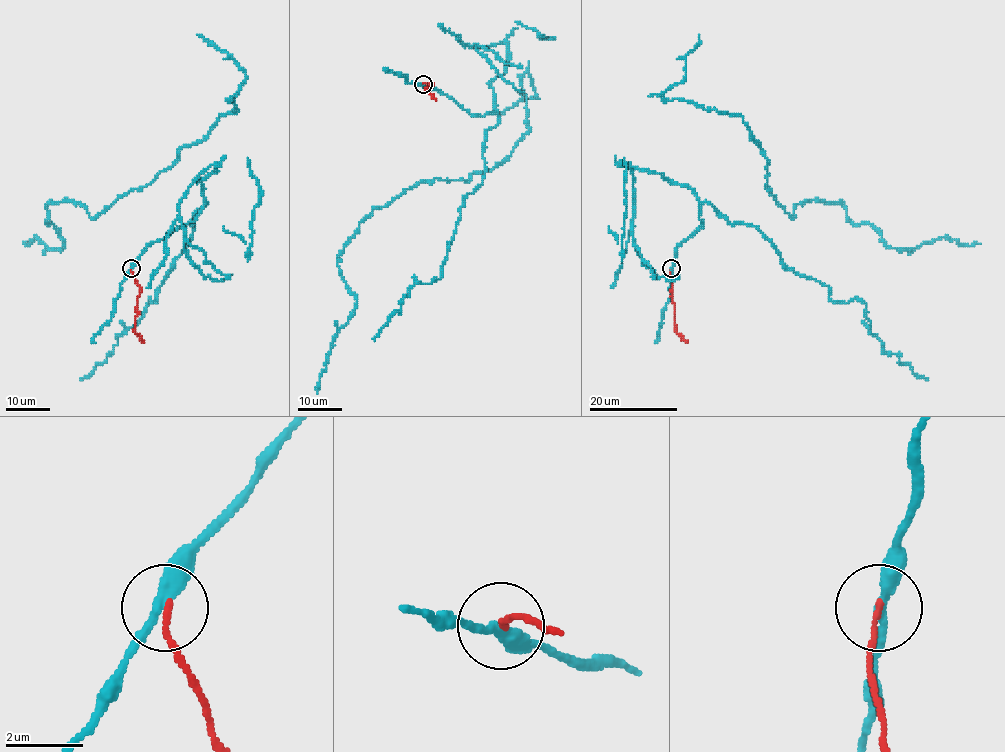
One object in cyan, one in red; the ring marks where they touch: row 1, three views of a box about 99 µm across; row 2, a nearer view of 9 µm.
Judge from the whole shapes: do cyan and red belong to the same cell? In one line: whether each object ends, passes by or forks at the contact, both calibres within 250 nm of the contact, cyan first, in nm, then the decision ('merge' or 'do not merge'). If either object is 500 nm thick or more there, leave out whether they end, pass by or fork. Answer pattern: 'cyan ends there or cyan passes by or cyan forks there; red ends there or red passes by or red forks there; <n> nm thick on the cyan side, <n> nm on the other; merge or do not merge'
cyan passes by; red ends there; 320 nm thick on the cyan side, 150 nm on the other; do not merge

